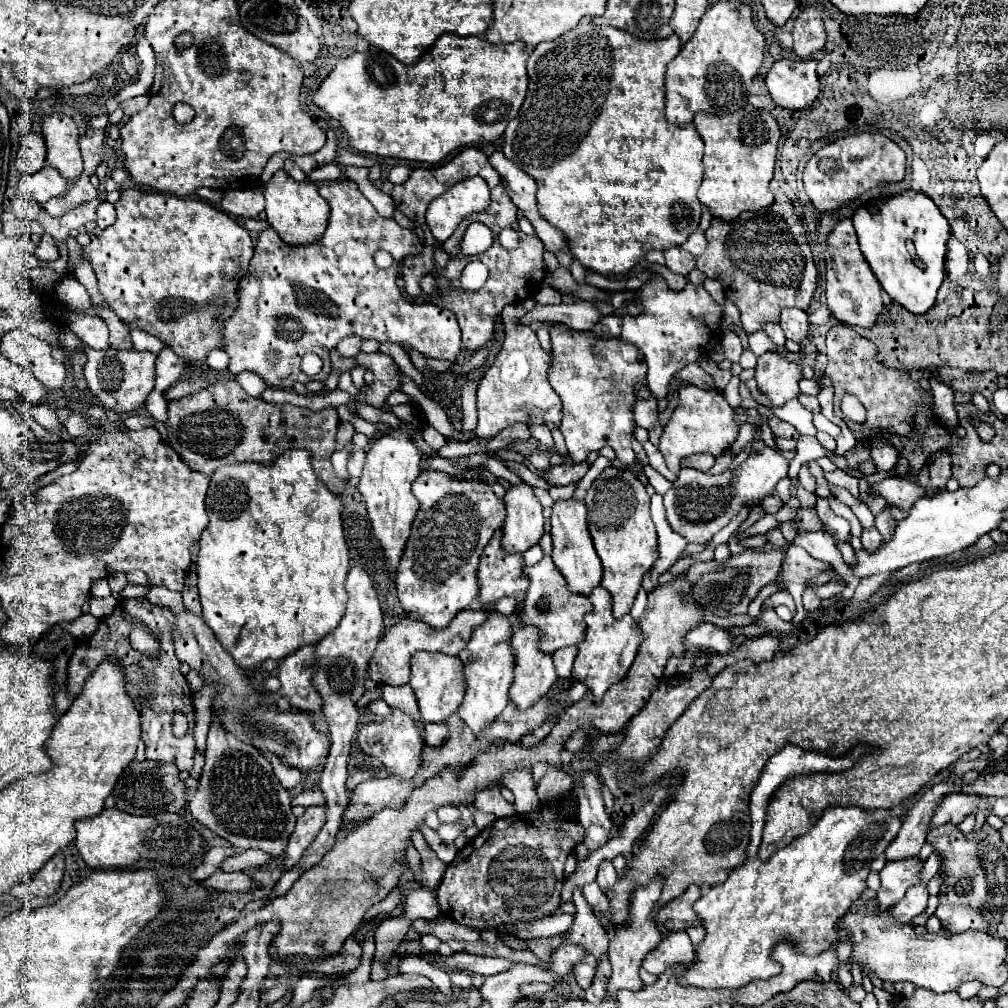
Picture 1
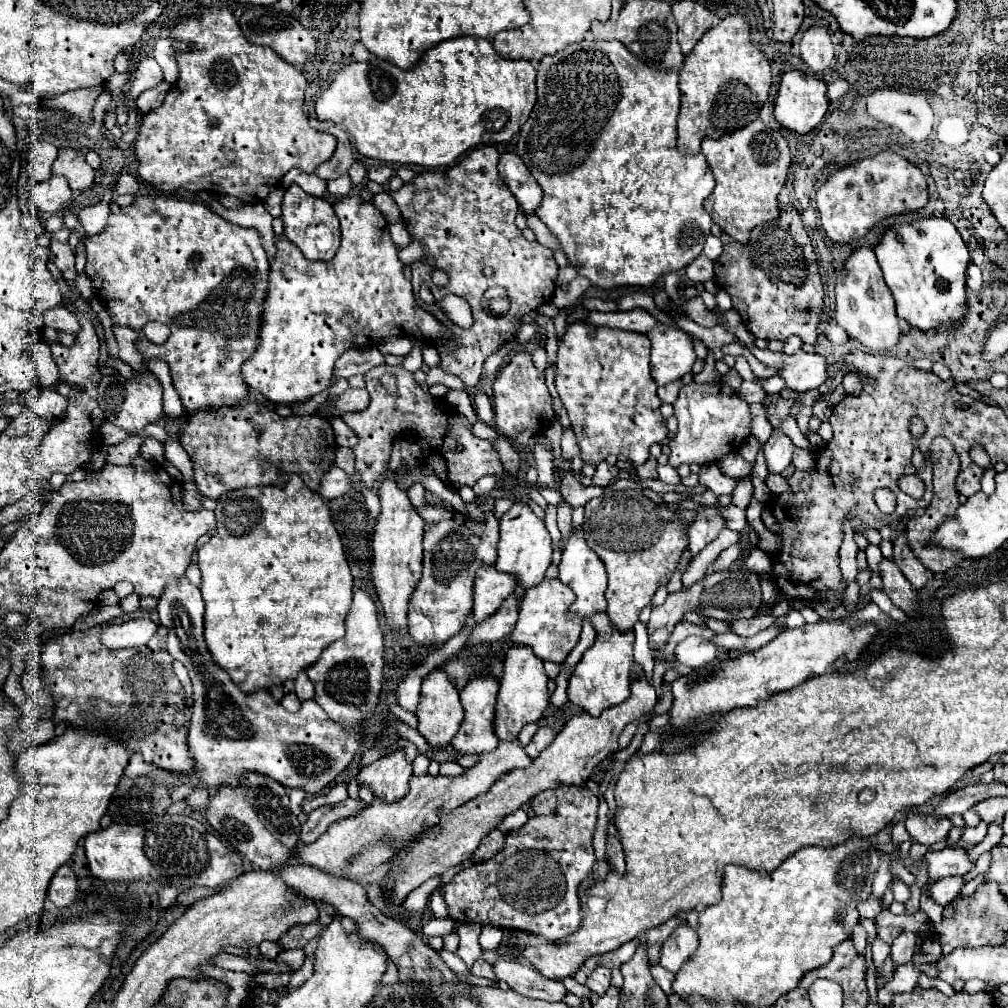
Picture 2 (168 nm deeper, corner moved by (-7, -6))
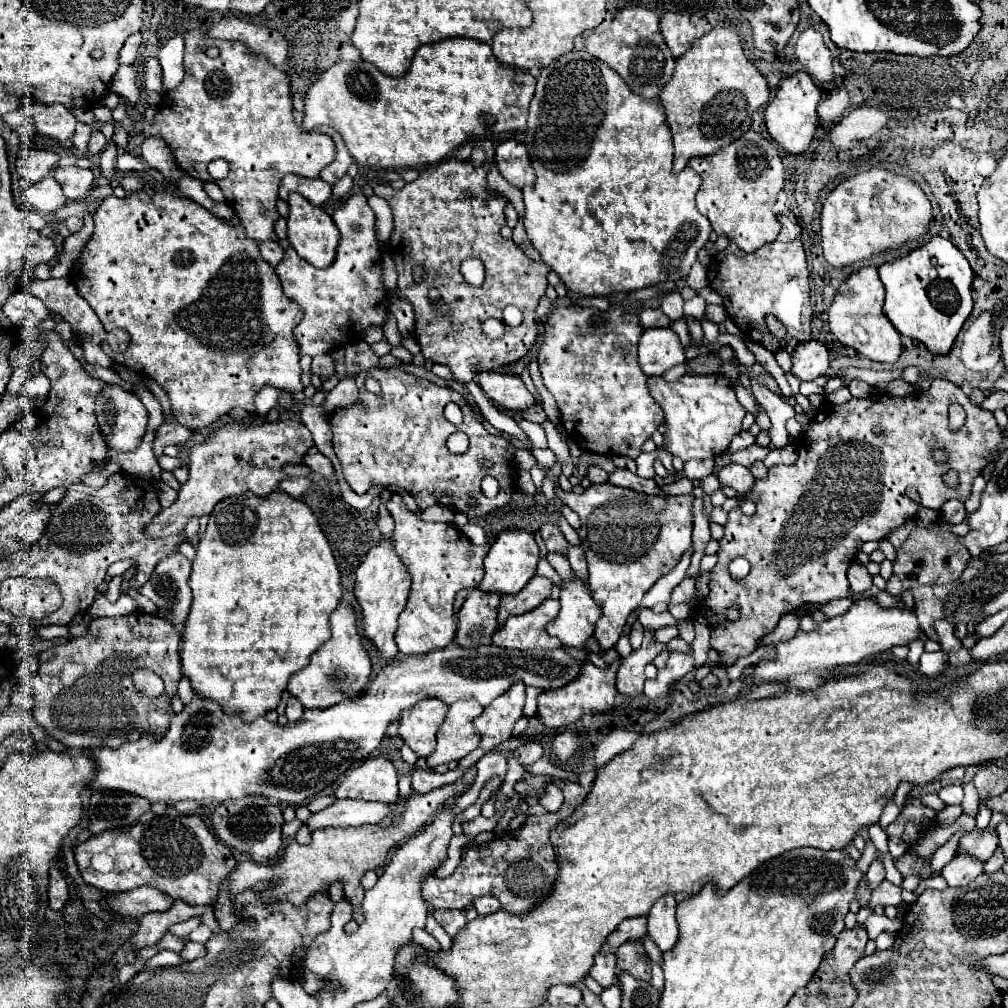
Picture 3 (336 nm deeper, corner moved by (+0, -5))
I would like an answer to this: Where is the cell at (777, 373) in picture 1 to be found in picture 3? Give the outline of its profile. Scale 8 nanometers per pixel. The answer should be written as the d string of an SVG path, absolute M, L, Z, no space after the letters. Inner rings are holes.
M818 341L798 343L792 353L792 375L800 381L814 381L828 373L830 355L828 349Z

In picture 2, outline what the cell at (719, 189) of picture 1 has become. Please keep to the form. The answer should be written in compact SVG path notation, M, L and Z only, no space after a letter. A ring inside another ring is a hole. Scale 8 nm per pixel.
M757 118L749 126L735 130L725 138L705 138L705 142L701 144L701 152L705 154L707 164L713 170L717 182L713 194L705 200L705 210L711 214L713 222L723 232L727 232L737 242L747 244L753 228L771 222L779 216L777 196L789 176L789 146L781 132L767 128Z

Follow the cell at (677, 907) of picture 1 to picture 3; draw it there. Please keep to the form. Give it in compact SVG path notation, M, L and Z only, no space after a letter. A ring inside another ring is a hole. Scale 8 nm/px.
M634 939L634 941L628 941L626 945L620 945L616 951L616 967L618 971L628 971L642 981L650 981L652 961L644 951L640 951L642 945L644 945L644 939Z

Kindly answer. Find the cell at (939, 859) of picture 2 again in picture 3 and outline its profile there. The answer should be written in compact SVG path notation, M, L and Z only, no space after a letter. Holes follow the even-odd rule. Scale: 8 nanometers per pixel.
M974 829L960 839L956 855L970 855L978 861L988 861L992 857L992 853L996 851L996 847L998 847L996 829L986 829L984 833L978 833Z

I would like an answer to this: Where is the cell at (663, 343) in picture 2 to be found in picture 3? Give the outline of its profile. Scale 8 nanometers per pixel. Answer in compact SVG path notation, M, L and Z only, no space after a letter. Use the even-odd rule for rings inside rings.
M646 329L638 343L638 355L648 377L658 377L686 361L680 339L672 329Z

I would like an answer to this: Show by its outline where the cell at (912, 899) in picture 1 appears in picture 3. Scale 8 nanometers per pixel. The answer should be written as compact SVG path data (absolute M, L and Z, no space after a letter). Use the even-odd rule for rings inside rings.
M960 855L956 859L952 859L944 869L942 869L942 877L946 879L948 887L964 887L968 885L972 879L976 879L982 873L982 863Z

